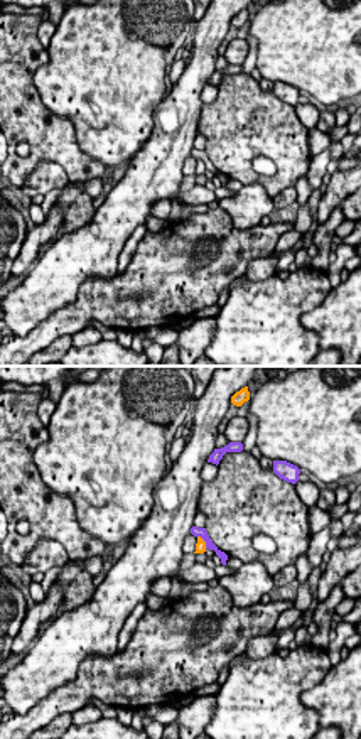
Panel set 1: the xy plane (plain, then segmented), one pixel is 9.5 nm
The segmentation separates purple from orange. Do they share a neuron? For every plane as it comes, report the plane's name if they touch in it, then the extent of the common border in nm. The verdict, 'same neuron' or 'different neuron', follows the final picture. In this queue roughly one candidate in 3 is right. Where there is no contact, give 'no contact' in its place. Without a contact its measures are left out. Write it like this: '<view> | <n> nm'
xy | 150 nm

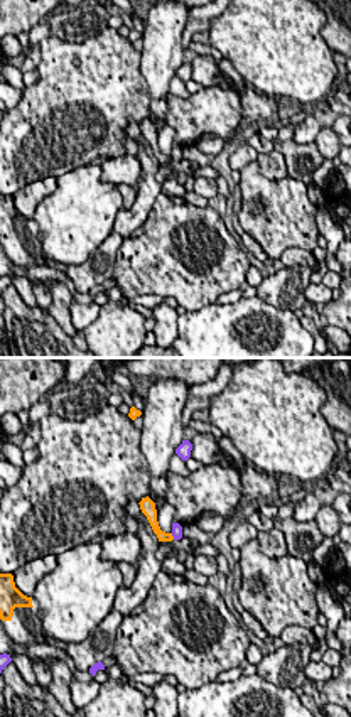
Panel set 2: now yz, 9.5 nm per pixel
yz | 70 nm

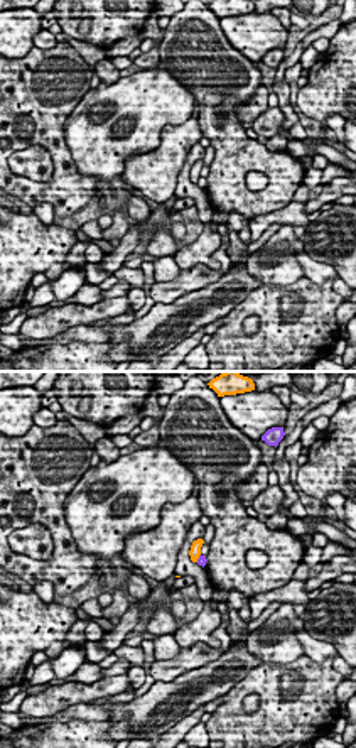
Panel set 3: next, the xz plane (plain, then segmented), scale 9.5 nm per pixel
xz | 90 nm

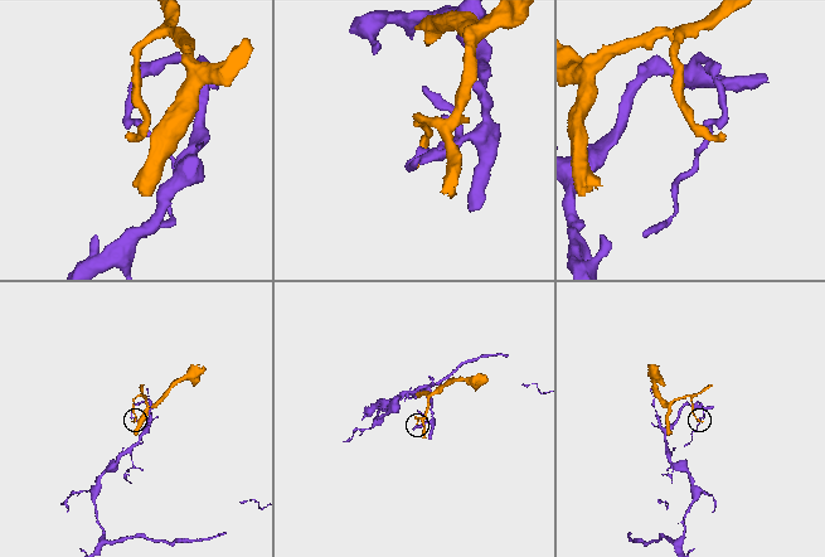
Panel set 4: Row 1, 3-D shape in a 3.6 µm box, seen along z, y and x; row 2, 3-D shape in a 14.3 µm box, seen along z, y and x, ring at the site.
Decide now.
different neuron

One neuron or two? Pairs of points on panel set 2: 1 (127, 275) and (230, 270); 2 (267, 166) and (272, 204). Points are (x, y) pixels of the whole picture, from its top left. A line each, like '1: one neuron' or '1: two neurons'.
1: one neuron
2: two neurons

